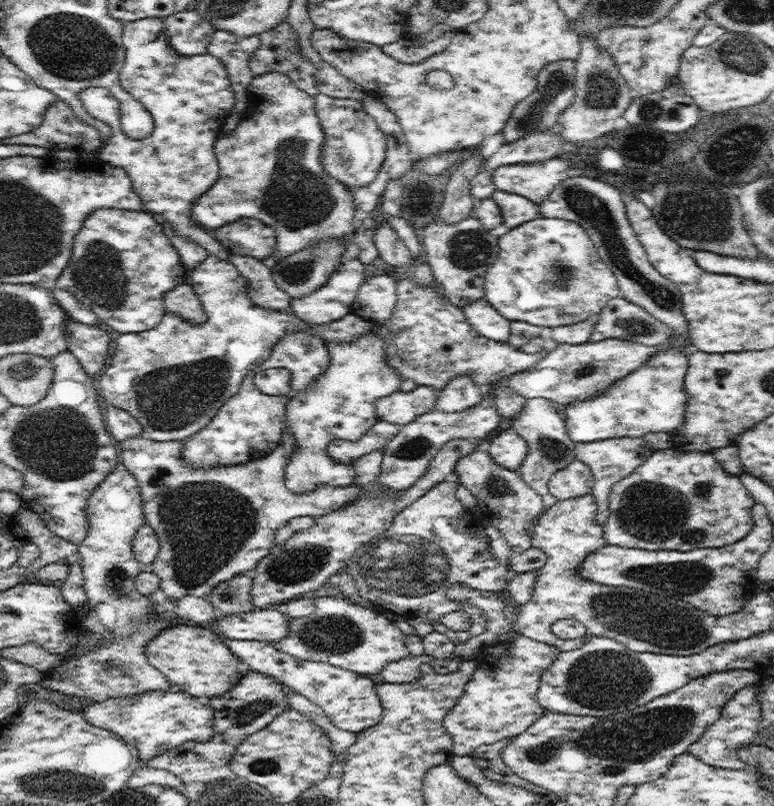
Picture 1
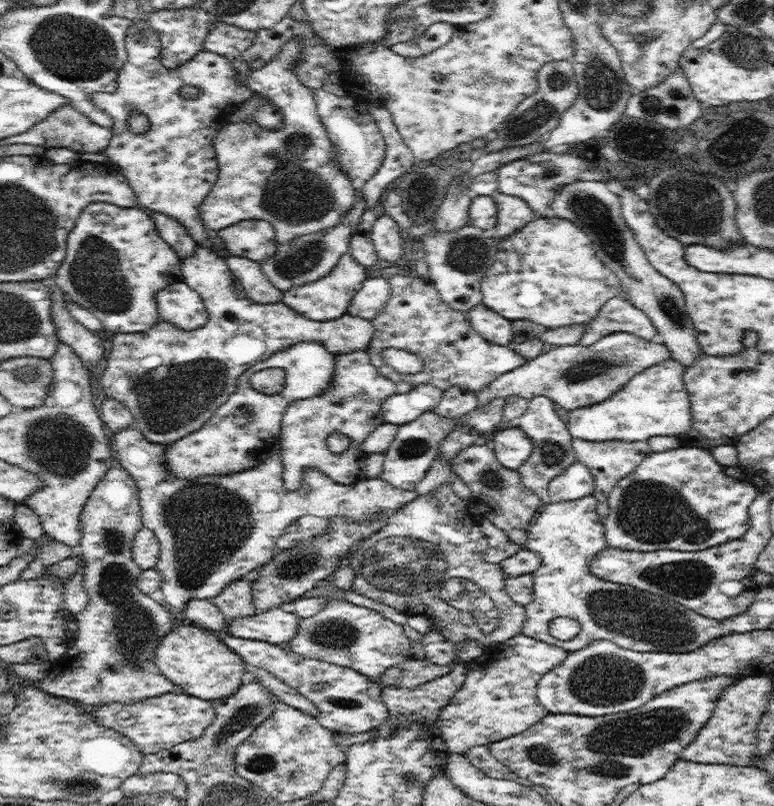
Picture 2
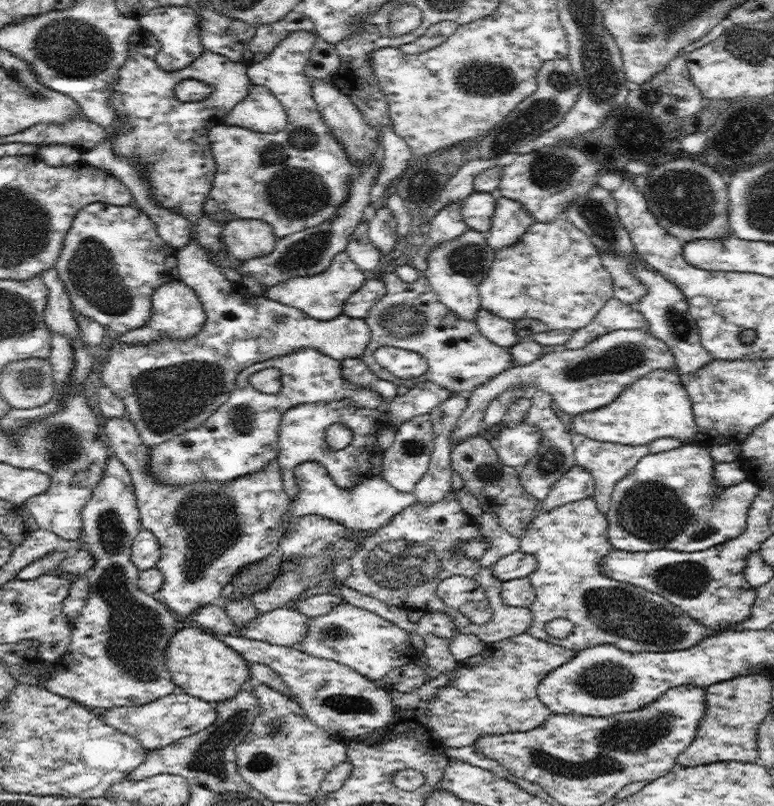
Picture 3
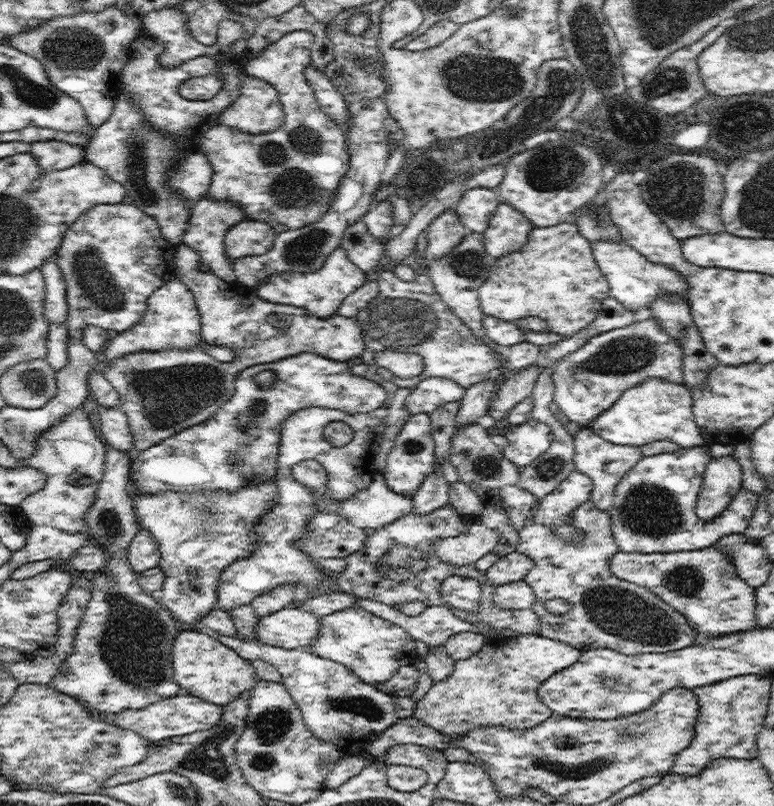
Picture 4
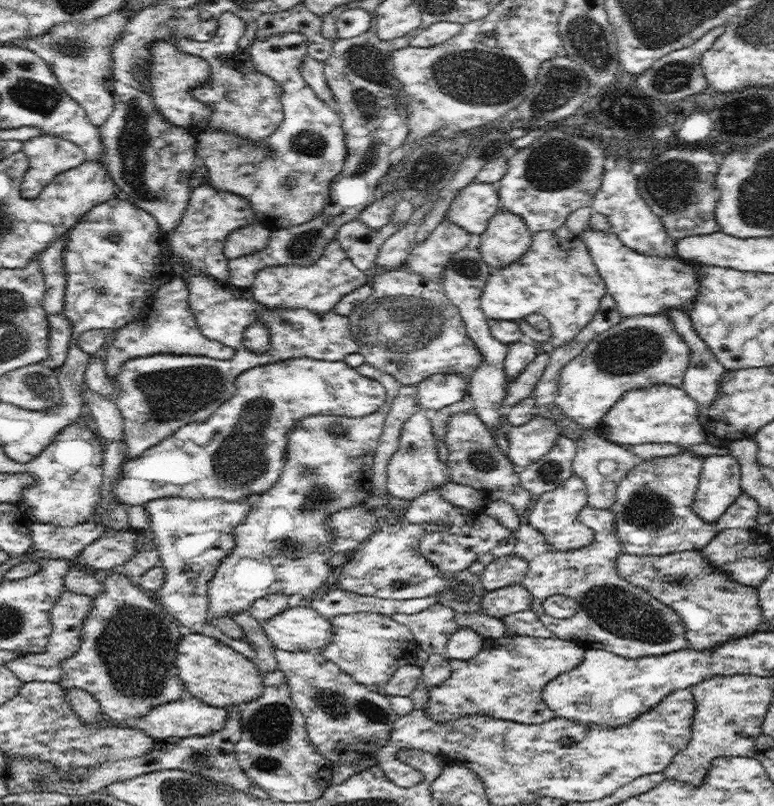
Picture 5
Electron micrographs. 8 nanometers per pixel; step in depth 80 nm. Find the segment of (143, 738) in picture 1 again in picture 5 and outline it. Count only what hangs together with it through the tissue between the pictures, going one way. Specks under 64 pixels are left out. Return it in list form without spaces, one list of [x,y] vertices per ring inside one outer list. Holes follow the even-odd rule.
[[[191,697],[186,700],[178,699],[152,708],[143,717],[126,719],[126,727],[136,727],[149,734],[154,740],[171,737],[203,737],[218,732],[228,720],[229,711],[224,707],[206,704],[203,700]]]

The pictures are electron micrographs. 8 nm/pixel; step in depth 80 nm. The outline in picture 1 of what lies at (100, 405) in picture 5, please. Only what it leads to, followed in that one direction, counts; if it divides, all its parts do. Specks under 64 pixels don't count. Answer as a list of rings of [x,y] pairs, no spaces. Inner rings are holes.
[[[283,429],[280,444],[264,458],[238,466],[212,466],[212,468],[190,468],[181,457],[185,444],[182,441],[158,442],[146,435],[135,436],[119,443],[122,448],[121,464],[139,482],[143,500],[145,522],[156,533],[160,550],[149,569],[160,579],[162,589],[172,600],[179,601],[186,595],[208,596],[220,581],[234,578],[238,573],[247,573],[263,559],[275,546],[276,531],[292,518],[300,516],[321,517],[329,512],[354,502],[363,492],[378,488],[383,499],[393,499],[399,495],[378,482],[347,488],[332,484],[317,484],[317,488],[302,493],[294,493],[285,485],[284,469],[289,458],[295,453],[297,440],[290,429]]]

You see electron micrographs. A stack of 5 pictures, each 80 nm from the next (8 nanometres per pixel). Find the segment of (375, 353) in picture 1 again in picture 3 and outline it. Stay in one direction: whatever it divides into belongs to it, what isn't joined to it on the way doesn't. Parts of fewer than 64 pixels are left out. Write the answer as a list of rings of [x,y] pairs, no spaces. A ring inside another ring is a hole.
[[[360,357],[348,358],[342,361],[342,365],[343,377],[346,380],[352,384],[363,384],[368,389],[376,390],[376,393],[382,395],[380,406],[370,409],[356,408],[352,404],[346,404],[346,401],[304,404],[294,406],[283,414],[279,428],[277,462],[280,466],[284,490],[291,499],[295,499],[298,491],[296,479],[293,477],[294,468],[311,460],[325,467],[330,477],[342,490],[352,490],[354,486],[374,478],[371,471],[371,458],[380,453],[377,448],[377,436],[380,430],[390,426],[392,422],[387,411],[390,408],[390,402],[398,397],[398,387],[388,377],[380,377],[372,372]],[[337,423],[348,427],[354,436],[348,446],[338,450],[332,449],[326,440],[330,427]]]

